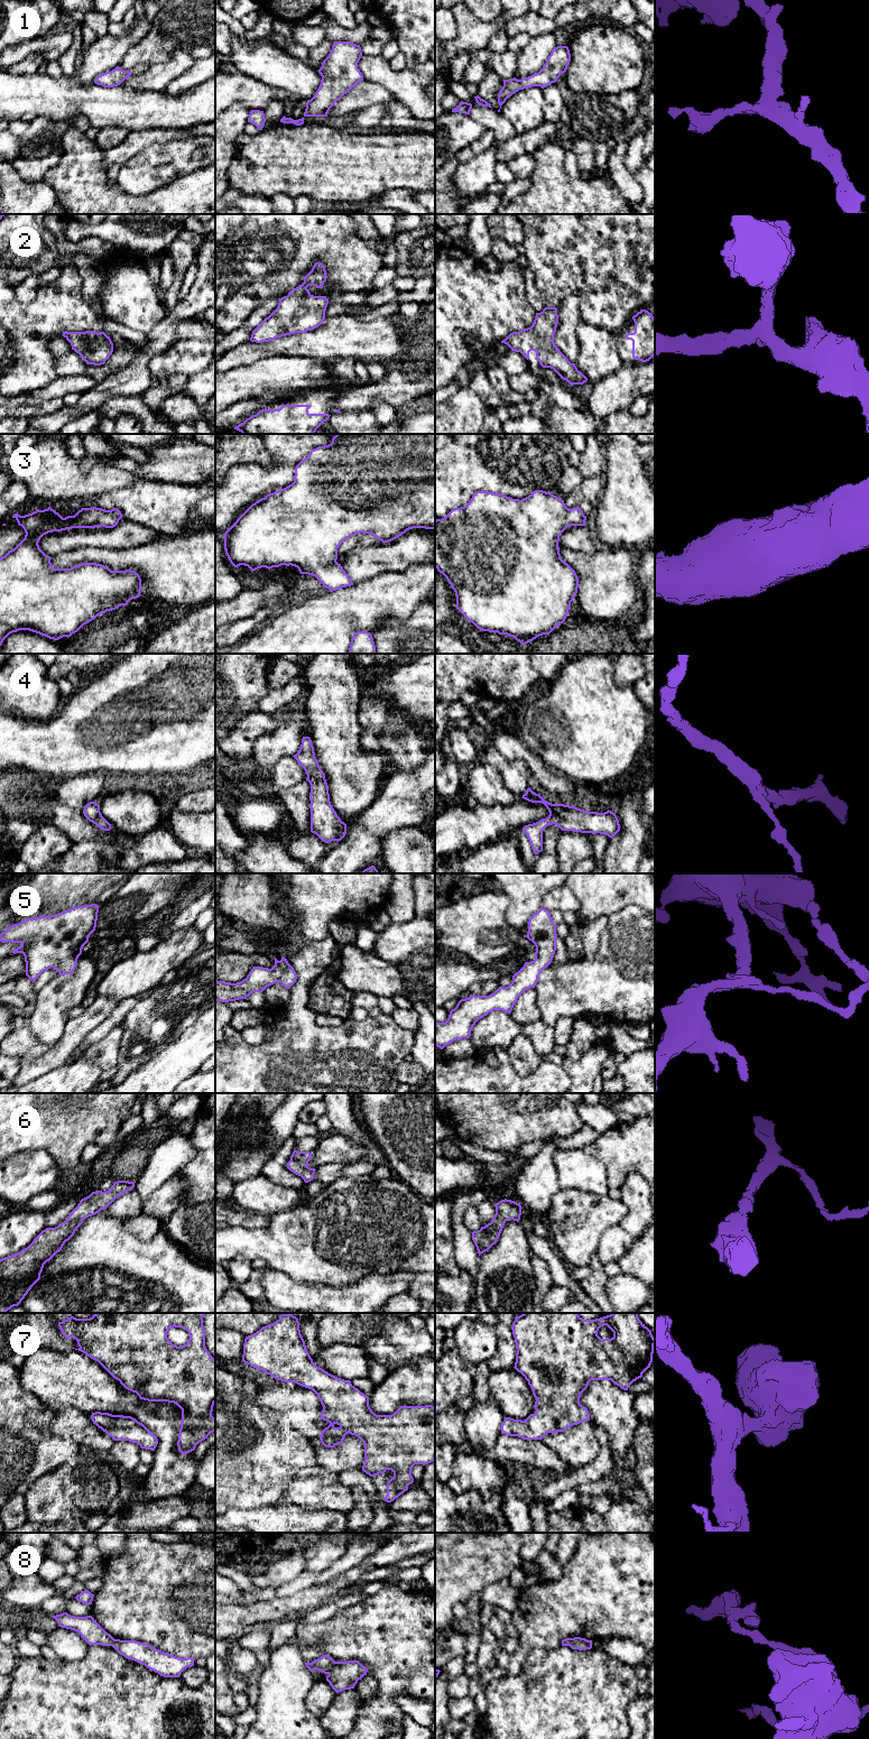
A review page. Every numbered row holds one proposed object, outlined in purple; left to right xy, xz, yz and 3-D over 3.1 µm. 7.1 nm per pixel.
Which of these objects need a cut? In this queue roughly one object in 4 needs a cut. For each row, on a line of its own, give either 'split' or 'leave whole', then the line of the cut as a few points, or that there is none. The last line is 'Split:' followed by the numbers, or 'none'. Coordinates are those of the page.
1: leave whole | no cut
2: leave whole | no cut
3: leave whole | no cut
4: leave whole | no cut
5: leave whole | no cut
6: leave whole | no cut
7: leave whole | no cut
8: split | xz (336, 1662), (327, 1673)
Split: 8

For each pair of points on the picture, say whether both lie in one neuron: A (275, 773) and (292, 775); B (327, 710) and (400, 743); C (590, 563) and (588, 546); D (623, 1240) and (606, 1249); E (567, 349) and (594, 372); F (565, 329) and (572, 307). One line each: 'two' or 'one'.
A: one
B: two
C: two
D: one
E: two
F: one

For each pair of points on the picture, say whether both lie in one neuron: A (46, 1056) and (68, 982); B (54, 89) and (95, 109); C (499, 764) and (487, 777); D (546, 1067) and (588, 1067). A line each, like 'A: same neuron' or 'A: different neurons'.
A: different neurons
B: same neuron
C: different neurons
D: different neurons

